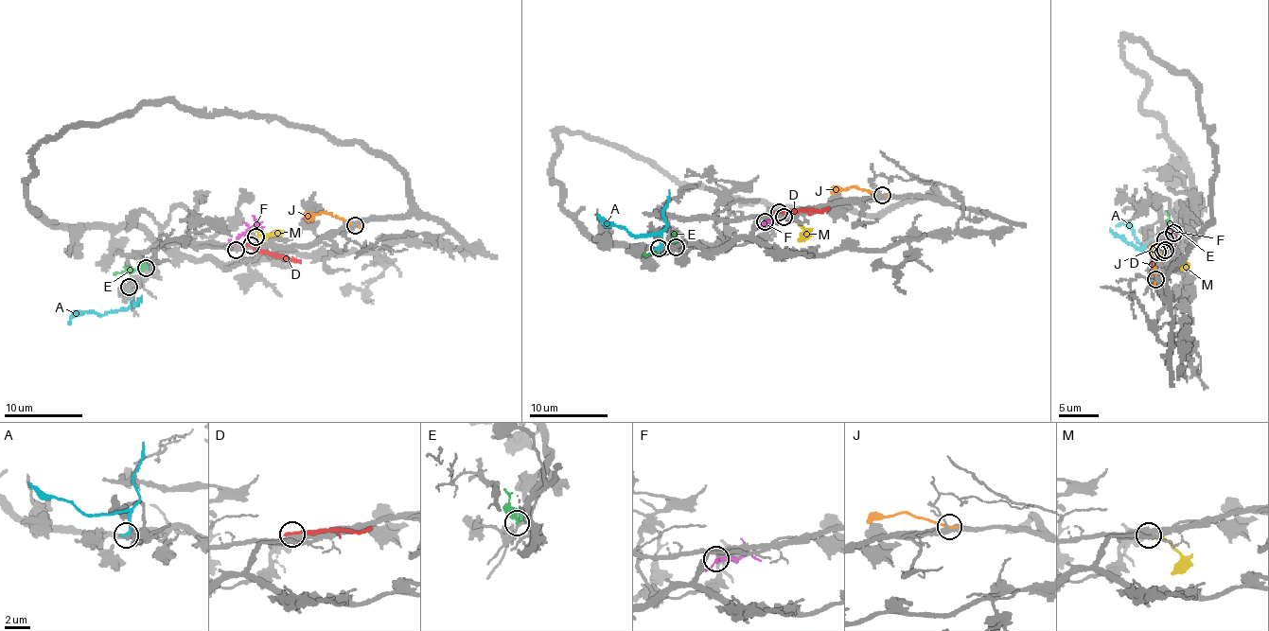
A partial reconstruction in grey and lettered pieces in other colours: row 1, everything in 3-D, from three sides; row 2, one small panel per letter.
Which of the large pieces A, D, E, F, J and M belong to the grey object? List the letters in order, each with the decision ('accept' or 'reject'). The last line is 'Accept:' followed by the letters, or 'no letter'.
A: reject
D: reject
E: reject
F: reject
J: reject
M: reject
Accept: no letter

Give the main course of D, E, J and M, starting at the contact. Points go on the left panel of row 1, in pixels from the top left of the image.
D: (251, 246), (300, 263)
E: (146, 268), (114, 274)
J: (355, 225), (327, 213), (304, 215)
M: (256, 236), (275, 235), (270, 238)

